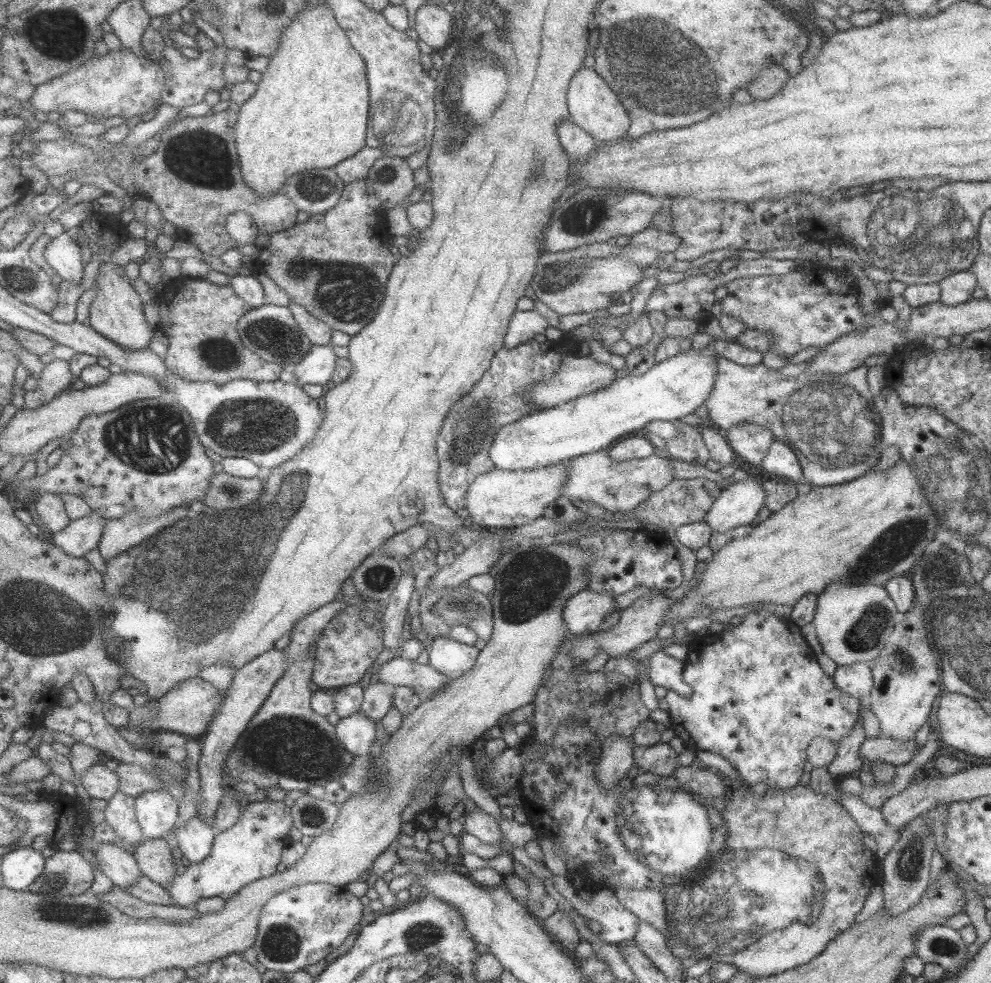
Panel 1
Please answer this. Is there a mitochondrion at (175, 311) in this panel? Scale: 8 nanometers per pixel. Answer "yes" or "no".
no

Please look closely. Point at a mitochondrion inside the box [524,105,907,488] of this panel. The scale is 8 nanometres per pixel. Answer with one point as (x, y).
(834, 424)

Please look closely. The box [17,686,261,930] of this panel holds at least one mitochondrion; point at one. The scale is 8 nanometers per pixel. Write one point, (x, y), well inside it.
(88, 918)

